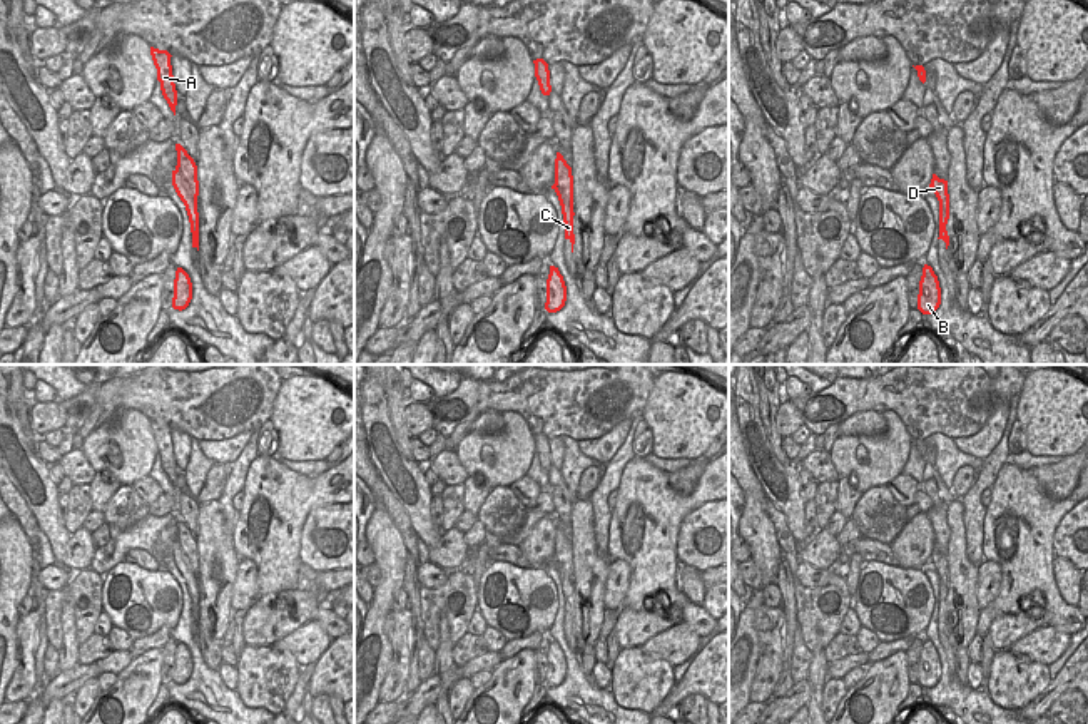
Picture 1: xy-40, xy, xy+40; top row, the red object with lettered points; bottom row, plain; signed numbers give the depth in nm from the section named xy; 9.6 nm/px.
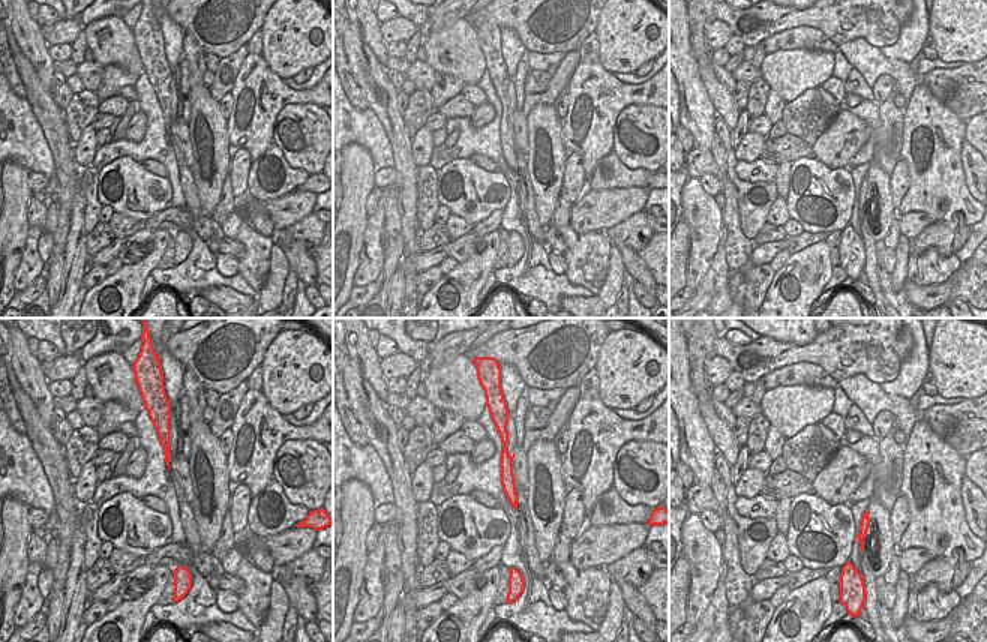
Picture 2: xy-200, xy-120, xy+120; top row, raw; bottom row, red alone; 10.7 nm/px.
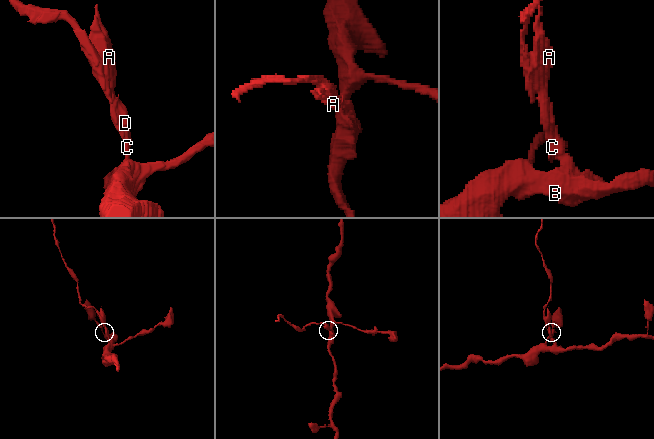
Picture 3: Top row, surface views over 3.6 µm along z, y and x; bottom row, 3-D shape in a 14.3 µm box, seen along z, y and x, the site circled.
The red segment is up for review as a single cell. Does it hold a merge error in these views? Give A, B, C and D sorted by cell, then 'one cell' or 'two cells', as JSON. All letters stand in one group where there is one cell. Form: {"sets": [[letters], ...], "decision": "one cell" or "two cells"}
{"sets": [["A", "D"], ["B", "C"]], "decision": "two cells"}

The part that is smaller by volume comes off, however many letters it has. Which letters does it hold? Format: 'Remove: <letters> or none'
Remove: A, D

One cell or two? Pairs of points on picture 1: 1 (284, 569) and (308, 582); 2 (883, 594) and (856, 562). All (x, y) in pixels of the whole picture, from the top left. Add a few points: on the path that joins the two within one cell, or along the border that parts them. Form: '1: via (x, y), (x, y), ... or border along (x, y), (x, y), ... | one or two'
1: border along (301, 564), (298, 587) | two
2: border along (866, 562), (853, 596) | two

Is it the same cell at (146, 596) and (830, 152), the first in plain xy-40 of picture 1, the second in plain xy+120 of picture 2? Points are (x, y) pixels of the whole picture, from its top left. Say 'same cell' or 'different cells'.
different cells

